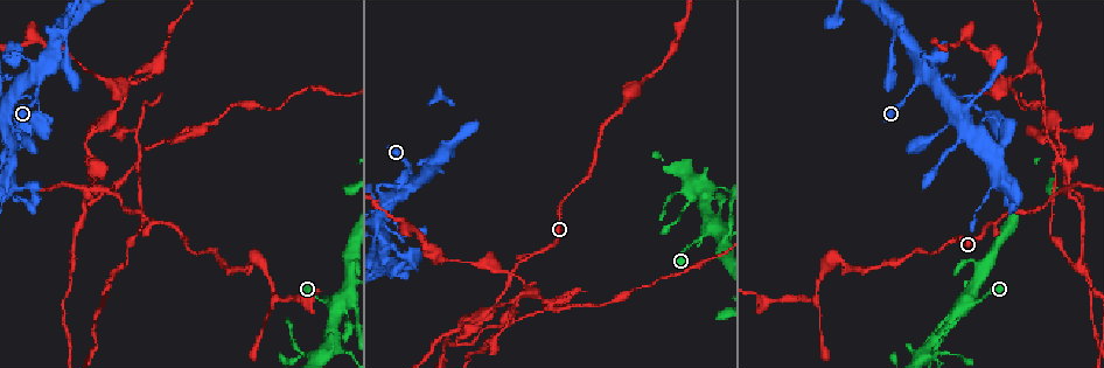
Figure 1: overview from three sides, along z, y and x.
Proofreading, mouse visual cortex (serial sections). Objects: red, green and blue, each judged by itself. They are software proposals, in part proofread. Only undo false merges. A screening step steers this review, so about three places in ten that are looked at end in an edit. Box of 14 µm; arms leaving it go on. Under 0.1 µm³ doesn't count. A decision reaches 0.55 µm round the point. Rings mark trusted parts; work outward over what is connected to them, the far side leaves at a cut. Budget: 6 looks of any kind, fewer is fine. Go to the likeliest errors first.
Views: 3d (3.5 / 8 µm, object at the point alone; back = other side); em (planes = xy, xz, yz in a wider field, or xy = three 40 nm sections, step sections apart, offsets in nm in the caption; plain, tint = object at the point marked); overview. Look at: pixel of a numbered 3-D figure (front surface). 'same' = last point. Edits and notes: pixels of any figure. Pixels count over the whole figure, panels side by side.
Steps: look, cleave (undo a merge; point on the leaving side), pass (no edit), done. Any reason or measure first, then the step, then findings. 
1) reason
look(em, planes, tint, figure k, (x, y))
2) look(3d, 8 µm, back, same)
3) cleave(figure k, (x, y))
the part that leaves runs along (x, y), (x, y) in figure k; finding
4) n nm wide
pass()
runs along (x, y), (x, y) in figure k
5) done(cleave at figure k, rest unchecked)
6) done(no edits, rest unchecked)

abrupt turn
look(3d, 3.5 µm, figure 1, (95, 186))

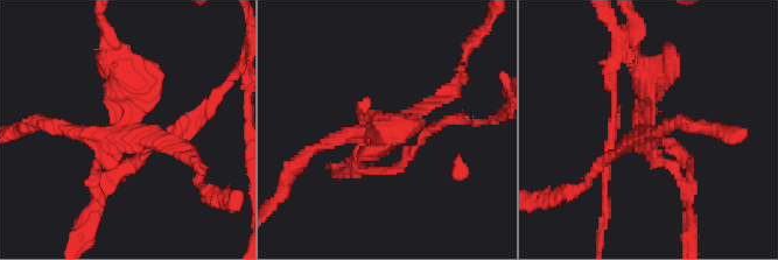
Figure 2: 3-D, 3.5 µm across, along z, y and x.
4 arms; arms of 150, 200, 200, 400 nm
look(em, xy, step 3, tint, figure 2, (644, 132))

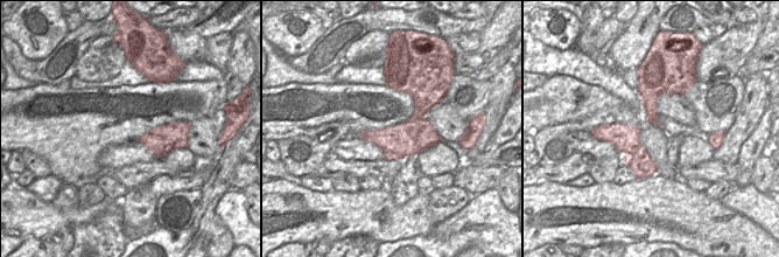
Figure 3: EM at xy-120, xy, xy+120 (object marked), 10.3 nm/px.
cleave(figure 2, (358, 169))
border along (385, 153), (405, 146), (415, 154) in figure 3; a second cell is stuck on

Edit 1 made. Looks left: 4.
arms part here
look(3d, 3.5 µm, figure 1, (919, 77))

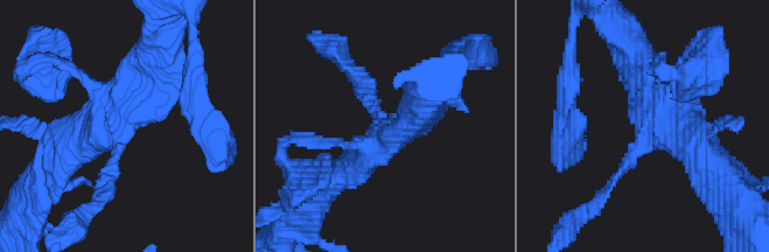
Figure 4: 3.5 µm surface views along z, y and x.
look(em, xy, step 3, tint, figure 4, (655, 130))

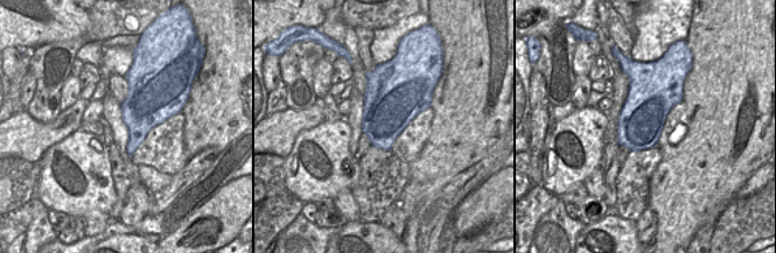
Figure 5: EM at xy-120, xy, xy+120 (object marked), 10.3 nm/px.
pass()
runs along (366, 85), (377, 139), (320, 187) in figure 4; all the same cell

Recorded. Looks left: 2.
calibre changes
look(3d, 3.5 µm, back, figure 1, (839, 258))

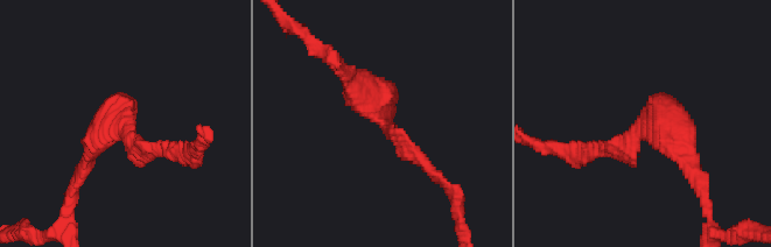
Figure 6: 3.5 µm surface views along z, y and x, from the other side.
shape alone is not enough
look(em, planes, tint, figure 6, (383, 120))

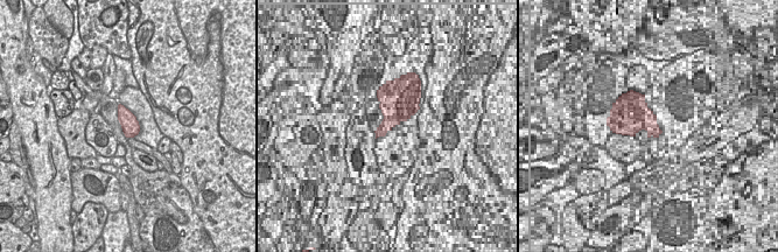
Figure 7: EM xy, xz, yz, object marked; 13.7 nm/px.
arms of 150, 350 nm
pass()
runs along (430, 170), (349, 72) in figure 6; continuous, no second cell

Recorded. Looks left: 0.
done(cleave at figure 2, rest unchecked)

